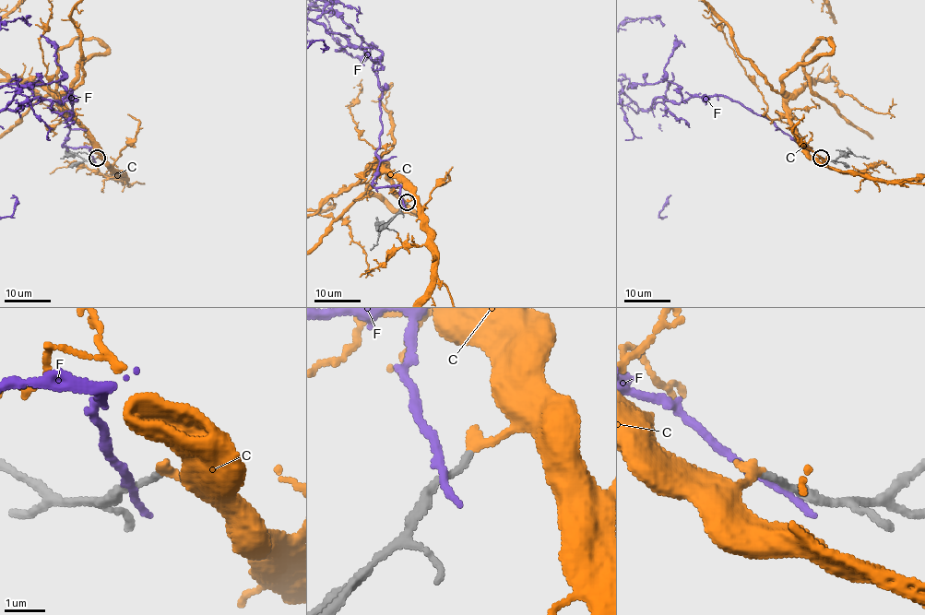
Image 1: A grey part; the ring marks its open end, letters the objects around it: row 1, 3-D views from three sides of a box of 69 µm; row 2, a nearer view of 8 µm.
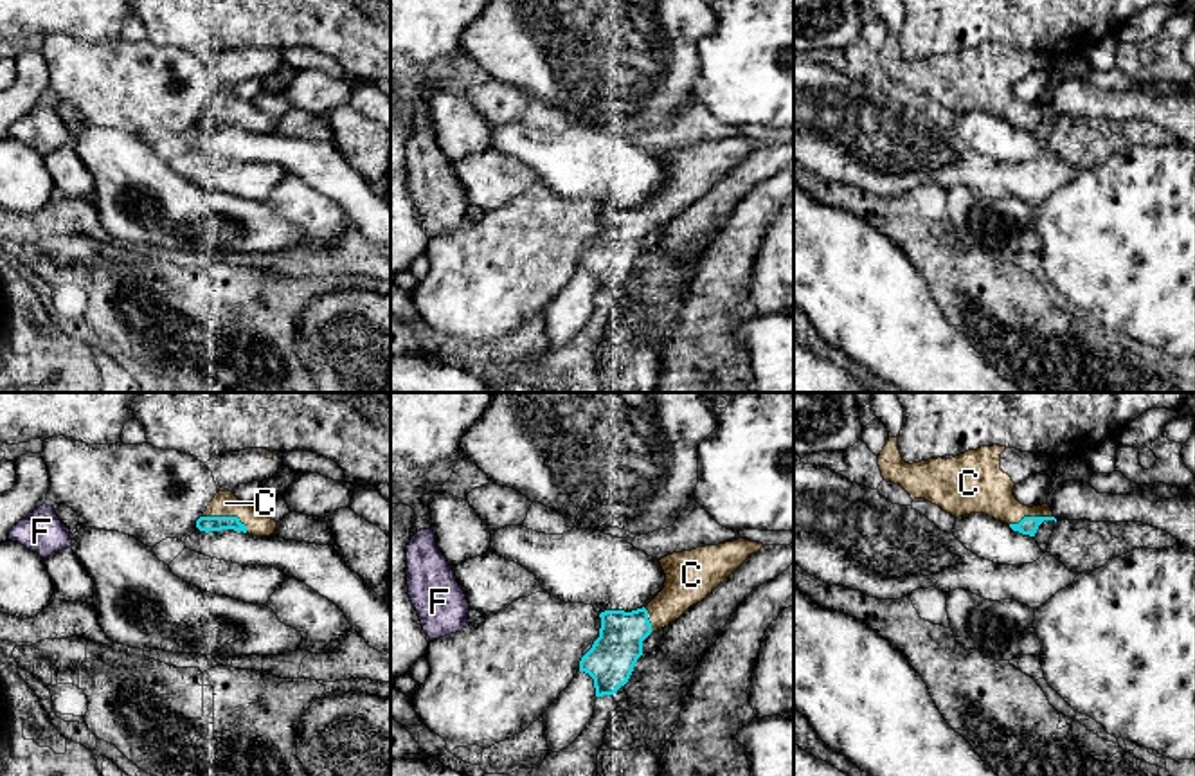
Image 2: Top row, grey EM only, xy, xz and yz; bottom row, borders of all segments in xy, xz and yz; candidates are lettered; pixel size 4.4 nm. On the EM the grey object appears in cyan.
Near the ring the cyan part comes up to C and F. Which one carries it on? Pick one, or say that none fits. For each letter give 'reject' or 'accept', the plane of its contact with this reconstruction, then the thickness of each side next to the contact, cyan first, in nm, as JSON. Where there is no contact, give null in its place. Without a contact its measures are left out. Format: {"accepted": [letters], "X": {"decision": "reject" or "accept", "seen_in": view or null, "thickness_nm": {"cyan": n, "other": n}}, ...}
{"accepted": ["C"], "C": {"decision": "accept", "seen_in": "xy", "thickness_nm": {"cyan": 70, "other": 110}}, "F": {"decision": "reject", "seen_in": null}}

